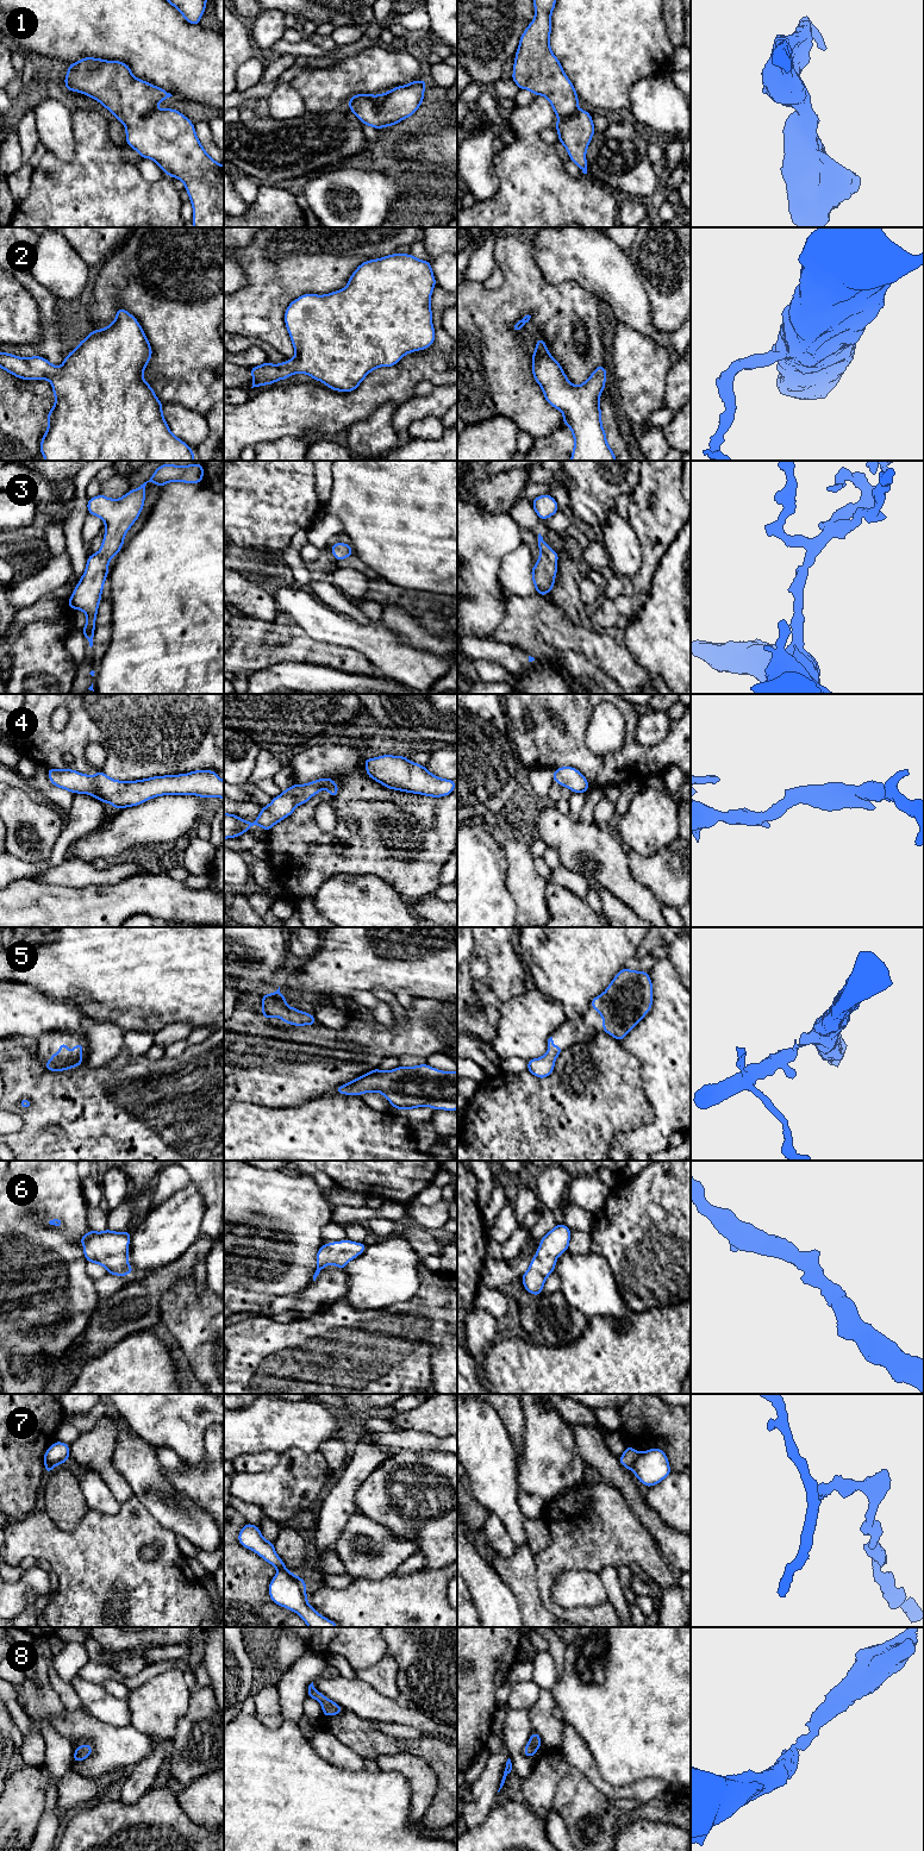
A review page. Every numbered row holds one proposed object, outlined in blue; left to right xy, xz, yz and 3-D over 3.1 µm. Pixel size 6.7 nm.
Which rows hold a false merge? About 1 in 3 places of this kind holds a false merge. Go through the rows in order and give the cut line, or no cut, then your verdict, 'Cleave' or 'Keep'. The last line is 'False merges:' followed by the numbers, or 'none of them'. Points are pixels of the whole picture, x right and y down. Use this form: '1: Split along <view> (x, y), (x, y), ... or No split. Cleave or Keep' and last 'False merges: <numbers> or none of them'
1: No split. Keep
2: No split. Keep
3: No split. Keep
4: No split. Keep
5: No split. Keep
6: No split. Keep
7: Split along yz (640, 1454), (631, 1469). Cleave
8: No split. Keep
False merges: 7

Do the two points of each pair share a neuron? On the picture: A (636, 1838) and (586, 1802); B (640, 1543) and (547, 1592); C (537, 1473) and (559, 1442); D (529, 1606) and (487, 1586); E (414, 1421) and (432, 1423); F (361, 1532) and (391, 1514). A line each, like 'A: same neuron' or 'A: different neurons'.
A: different neurons
B: same neuron
C: same neuron
D: different neurons
E: same neuron
F: different neurons

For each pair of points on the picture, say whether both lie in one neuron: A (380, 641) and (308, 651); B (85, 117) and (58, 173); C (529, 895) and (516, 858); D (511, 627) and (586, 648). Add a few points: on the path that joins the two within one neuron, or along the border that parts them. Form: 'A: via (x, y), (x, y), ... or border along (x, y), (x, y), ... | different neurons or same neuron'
A: border along (316, 639), (323, 643), (351, 648), (368, 660) | different neurons
B: via (85, 132), (85, 155), (74, 166) | same neuron
C: via (525, 886), (520, 868) | same neuron
D: via (530, 626), (547, 627), (567, 642) | same neuron

